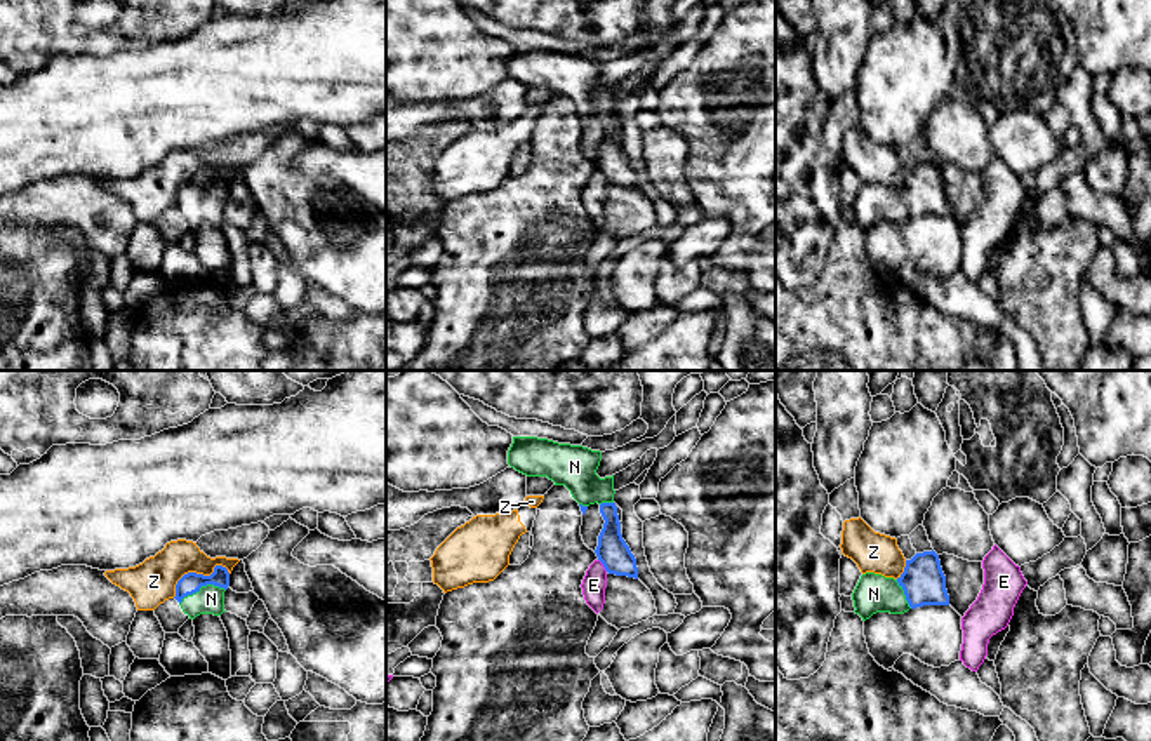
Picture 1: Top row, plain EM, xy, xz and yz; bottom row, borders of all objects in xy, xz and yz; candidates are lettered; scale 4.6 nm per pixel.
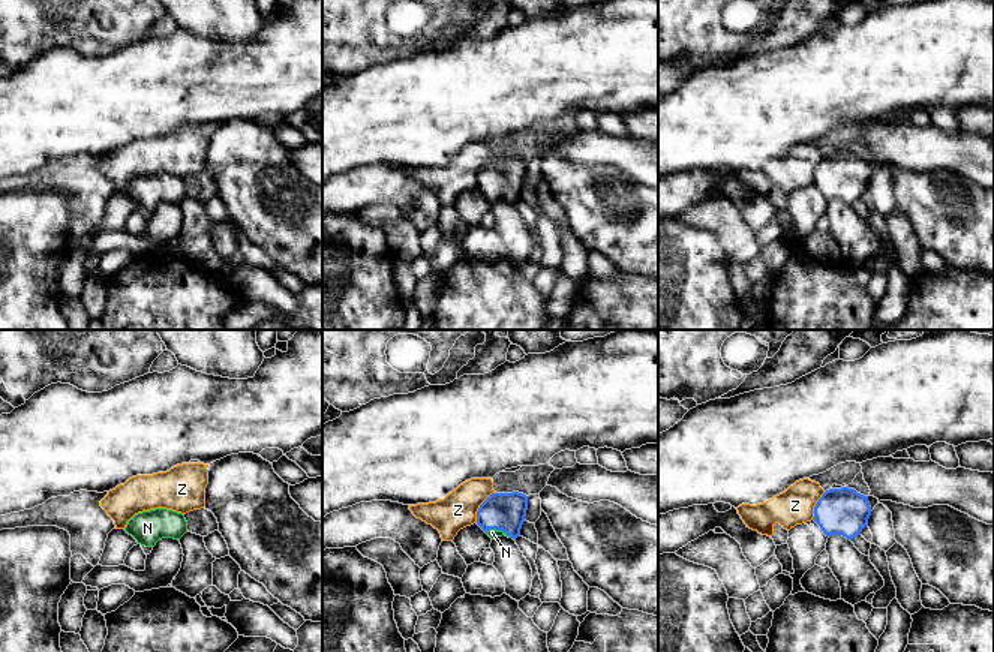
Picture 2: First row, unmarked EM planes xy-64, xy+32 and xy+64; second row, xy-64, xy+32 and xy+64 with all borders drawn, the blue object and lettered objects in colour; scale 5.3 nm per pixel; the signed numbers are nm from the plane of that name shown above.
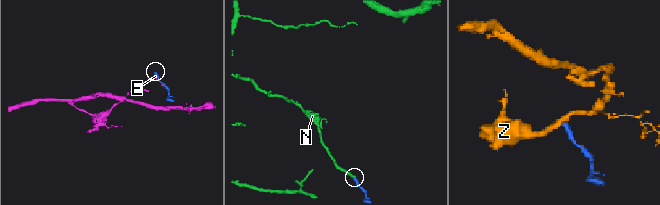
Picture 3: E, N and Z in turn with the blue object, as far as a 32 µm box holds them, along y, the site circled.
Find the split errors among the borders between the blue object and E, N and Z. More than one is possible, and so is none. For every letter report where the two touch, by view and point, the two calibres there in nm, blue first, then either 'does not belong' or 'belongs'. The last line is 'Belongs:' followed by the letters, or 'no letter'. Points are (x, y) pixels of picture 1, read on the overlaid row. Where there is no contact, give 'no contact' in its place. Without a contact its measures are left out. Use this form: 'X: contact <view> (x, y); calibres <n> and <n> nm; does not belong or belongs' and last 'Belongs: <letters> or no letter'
E: contact xz (604, 566); calibres 150 and 110 nm; does not belong
N: contact xy (200, 587); calibres 100 and 130 nm; belongs
Z: contact xy (197, 574); calibres 100 and 200 nm; does not belong
Belongs: N

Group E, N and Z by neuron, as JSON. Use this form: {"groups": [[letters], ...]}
{"groups": [["E"], ["N"], ["Z"]]}

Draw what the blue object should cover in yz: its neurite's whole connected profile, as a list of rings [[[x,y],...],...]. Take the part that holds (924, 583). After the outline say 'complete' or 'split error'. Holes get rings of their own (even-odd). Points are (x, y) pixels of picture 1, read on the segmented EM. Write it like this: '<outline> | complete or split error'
[[[934,550],[916,553],[906,560],[904,572],[897,579],[875,572],[862,574],[852,600],[854,612],[862,621],[876,612],[904,614],[923,605],[949,605],[939,555]]] | split error

